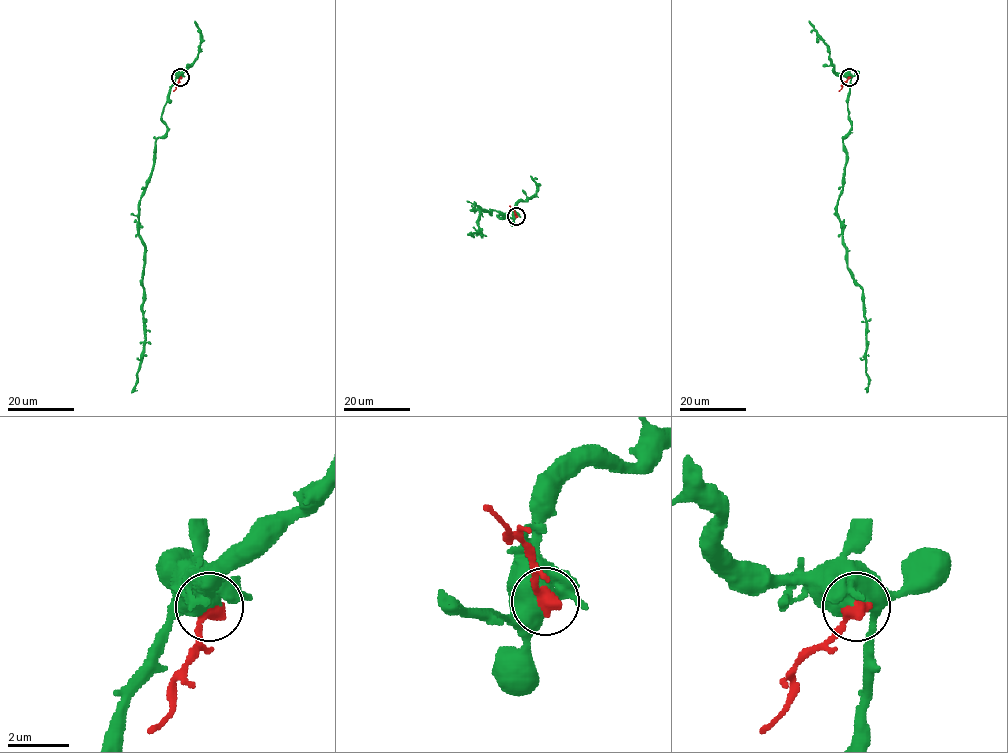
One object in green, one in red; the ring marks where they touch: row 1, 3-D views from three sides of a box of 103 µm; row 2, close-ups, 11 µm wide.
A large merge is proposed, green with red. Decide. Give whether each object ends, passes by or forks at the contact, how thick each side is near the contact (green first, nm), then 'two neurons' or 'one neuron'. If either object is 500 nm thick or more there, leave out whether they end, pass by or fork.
calibres 750 and 480 nm; two neurons

